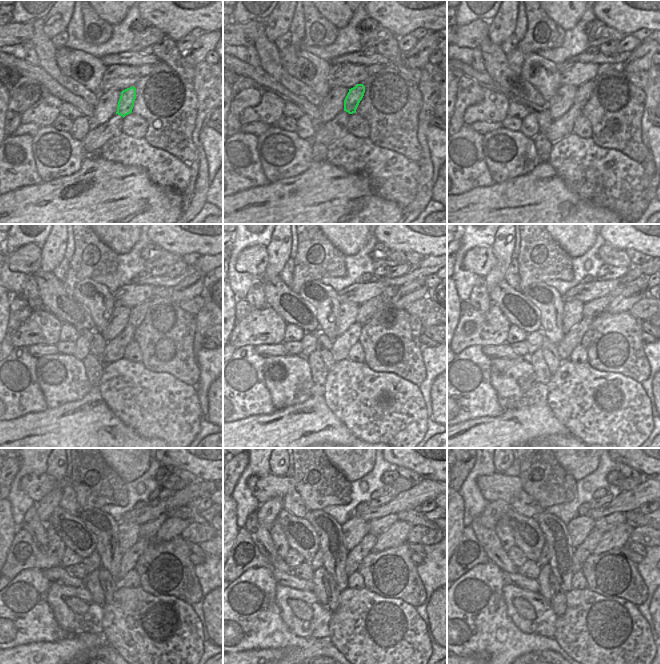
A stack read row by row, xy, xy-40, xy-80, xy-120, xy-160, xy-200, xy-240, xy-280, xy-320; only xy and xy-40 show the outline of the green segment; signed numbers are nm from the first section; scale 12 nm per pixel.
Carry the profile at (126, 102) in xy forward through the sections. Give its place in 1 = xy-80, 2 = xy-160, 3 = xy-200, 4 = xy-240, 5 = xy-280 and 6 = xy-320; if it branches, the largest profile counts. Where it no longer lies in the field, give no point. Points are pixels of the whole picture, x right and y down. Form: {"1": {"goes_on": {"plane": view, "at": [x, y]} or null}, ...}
{"1": {"goes_on": {"plane": "xy-80", "at": [584, 91]}}, "2": {"goes_on": {"plane": "xy-160", "at": [366, 310]}}, "3": {"goes_on": {"plane": "xy-200", "at": [595, 307]}}, "4": {"goes_on": {"plane": "xy-240", "at": [148, 530]}}, "5": {"goes_on": {"plane": "xy-280", "at": [377, 526]}}, "6": {"goes_on": {"plane": "xy-320", "at": [605, 524]}}}

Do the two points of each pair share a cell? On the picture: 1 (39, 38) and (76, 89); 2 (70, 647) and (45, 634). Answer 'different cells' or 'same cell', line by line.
1: same cell
2: different cells

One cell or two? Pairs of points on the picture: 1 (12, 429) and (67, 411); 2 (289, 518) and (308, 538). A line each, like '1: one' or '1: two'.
1: one
2: one

